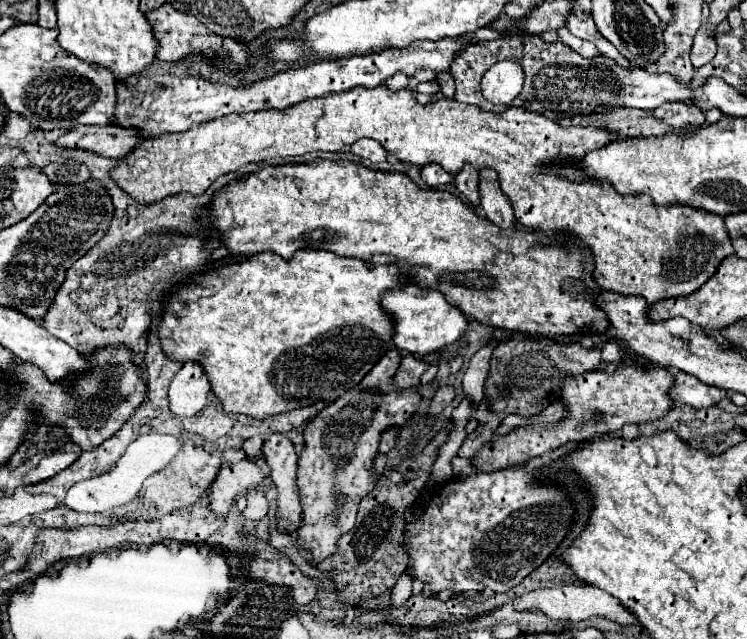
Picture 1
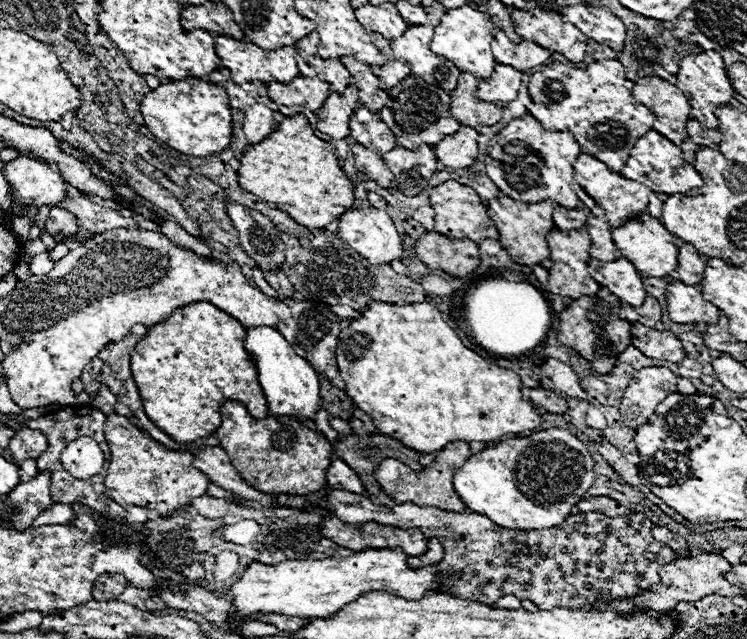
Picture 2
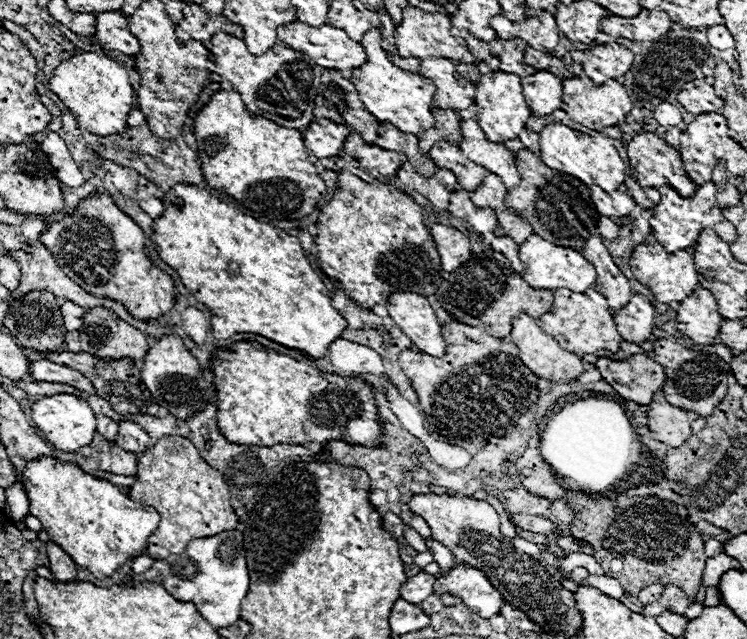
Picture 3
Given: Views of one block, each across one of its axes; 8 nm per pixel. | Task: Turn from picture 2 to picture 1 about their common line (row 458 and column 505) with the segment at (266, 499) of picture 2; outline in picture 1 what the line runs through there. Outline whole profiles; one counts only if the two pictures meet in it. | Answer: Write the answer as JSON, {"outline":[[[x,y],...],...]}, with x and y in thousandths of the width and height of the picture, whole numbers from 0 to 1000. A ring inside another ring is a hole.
{"outline":[[[651,263],[643,269],[643,307],[645,307],[643,322],[651,332],[651,338],[656,341],[656,347],[661,347],[669,357],[691,354],[685,319],[680,316],[677,304],[669,297],[667,275],[661,266]]]}

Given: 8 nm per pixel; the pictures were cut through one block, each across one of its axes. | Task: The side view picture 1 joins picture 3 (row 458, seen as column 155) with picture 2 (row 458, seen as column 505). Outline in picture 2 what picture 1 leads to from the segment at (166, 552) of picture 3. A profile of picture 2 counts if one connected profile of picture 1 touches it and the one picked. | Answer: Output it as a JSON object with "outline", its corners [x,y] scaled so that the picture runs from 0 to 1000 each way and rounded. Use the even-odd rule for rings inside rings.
{"outline":[[[150,645],[142,654],[139,682],[145,689],[150,720],[145,726],[139,761],[153,786],[163,792],[195,792],[220,808],[241,798],[241,792],[252,792],[257,779],[276,773],[278,745],[257,729],[260,714],[254,707],[230,707],[220,701],[217,695],[201,689],[169,651]]]}

